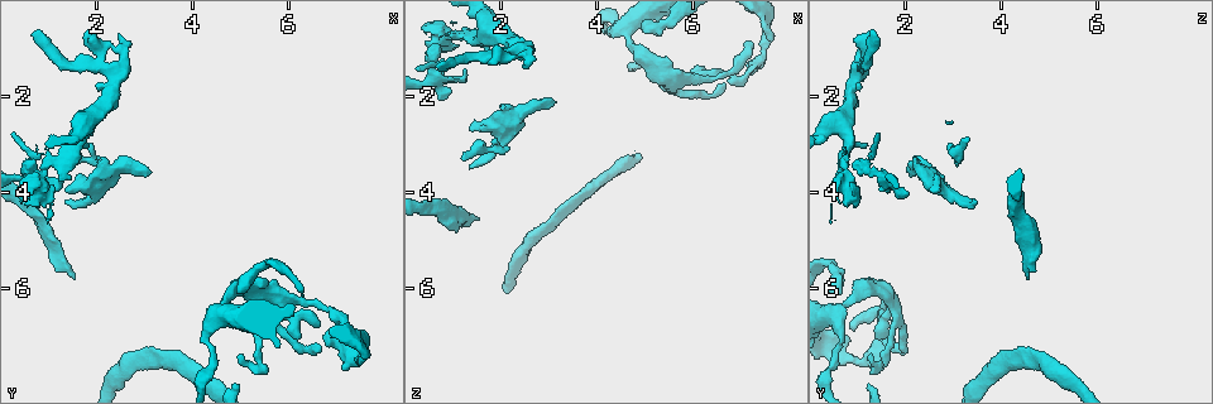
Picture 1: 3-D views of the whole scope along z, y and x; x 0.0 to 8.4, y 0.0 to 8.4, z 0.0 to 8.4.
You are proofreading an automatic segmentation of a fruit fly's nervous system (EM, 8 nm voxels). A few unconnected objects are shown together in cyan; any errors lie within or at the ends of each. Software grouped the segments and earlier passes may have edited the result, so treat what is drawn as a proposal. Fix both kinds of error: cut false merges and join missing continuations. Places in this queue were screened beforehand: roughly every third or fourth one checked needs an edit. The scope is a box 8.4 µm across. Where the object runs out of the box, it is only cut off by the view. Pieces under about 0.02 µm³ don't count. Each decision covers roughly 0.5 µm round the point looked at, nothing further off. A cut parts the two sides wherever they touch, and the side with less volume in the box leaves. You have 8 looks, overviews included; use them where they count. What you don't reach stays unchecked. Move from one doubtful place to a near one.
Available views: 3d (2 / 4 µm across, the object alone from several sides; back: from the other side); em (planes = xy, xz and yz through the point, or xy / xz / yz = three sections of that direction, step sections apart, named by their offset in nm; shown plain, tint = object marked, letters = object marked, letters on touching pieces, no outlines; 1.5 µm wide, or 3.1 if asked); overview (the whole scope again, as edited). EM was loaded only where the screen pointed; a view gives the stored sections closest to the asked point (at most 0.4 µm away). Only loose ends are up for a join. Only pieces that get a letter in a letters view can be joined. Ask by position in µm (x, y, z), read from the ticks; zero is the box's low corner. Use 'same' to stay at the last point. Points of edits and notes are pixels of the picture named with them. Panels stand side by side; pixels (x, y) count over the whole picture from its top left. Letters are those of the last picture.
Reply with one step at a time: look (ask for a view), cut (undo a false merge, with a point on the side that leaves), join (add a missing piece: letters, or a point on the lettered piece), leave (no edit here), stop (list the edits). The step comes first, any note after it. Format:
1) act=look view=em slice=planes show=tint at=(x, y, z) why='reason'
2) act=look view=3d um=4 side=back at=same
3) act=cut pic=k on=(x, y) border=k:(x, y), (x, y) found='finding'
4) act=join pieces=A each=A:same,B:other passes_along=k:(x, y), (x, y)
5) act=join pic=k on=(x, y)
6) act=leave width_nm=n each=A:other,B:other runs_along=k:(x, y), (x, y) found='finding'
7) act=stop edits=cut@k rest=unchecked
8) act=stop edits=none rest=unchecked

act=look view=em slice=planes show=letters at=(5.00, 7.40, 1.30) why='tapers out'

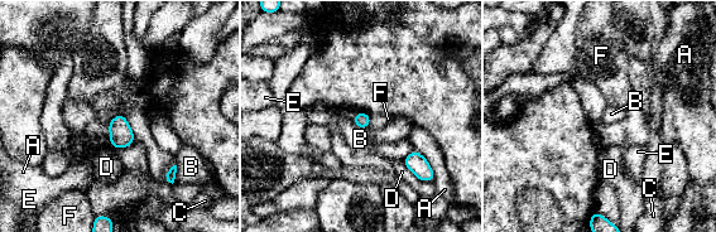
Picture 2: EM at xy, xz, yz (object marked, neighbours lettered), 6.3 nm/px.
act=leave width_nm=100 each=A:other,B:other,C:other,D:other,E:other,F:other border=2:(351, 120), (356, 125), (368, 129) found='none of them fits'

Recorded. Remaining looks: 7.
act=look view=em slice=planes show=letters at=(1.60, 5.75, 4.60) why='branch stops here'

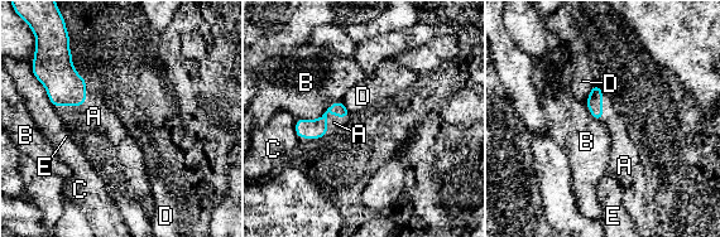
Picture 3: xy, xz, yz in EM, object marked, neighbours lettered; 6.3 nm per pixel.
act=join pieces=A each=A:same,B:other,C:other,D:other,E:other passes_along=3:(65, 87), (77, 105), (94, 116) found='the neuron continues'

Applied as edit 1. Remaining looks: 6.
act=look view=overview why='see it whole again'

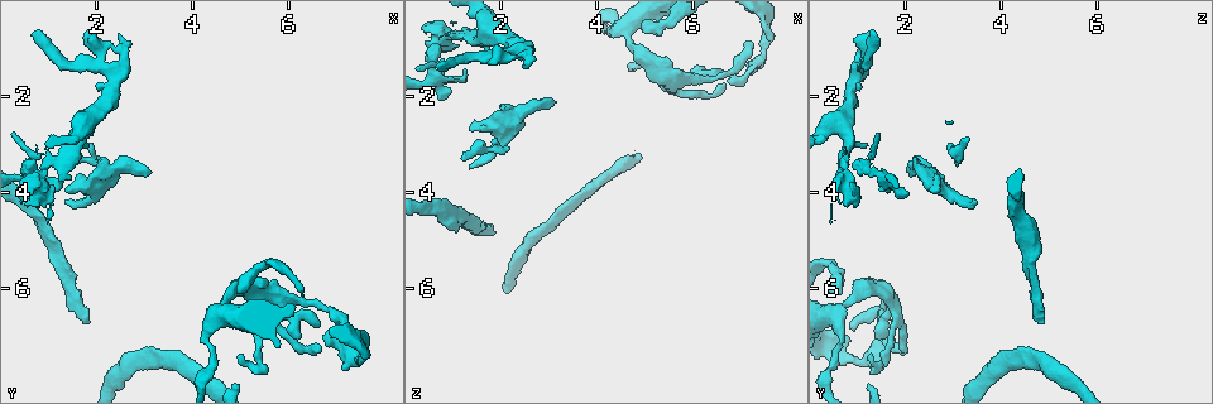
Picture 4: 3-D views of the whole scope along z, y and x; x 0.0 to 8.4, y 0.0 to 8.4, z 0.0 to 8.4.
act=look view=3d um=4 at=(1.85, 1.30, 1.15) why='sharp bend'

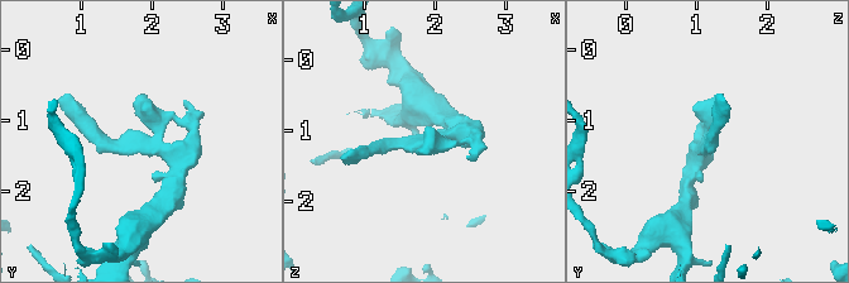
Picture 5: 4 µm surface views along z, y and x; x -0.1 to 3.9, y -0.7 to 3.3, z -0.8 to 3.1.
act=look view=em slice=planes show=letters at=(1.80, 1.30, 1.20)

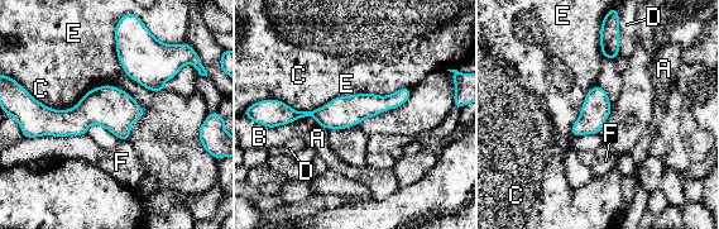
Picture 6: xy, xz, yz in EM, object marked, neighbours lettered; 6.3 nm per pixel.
act=leave longest_contact=E:420nm each=A:other,B:other,C:other,D:other,E:other,F:other border=6:(397, 90), (332, 99) found='all the same neuron'

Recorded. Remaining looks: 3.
act=stop edits=join@3 rest=unchecked

